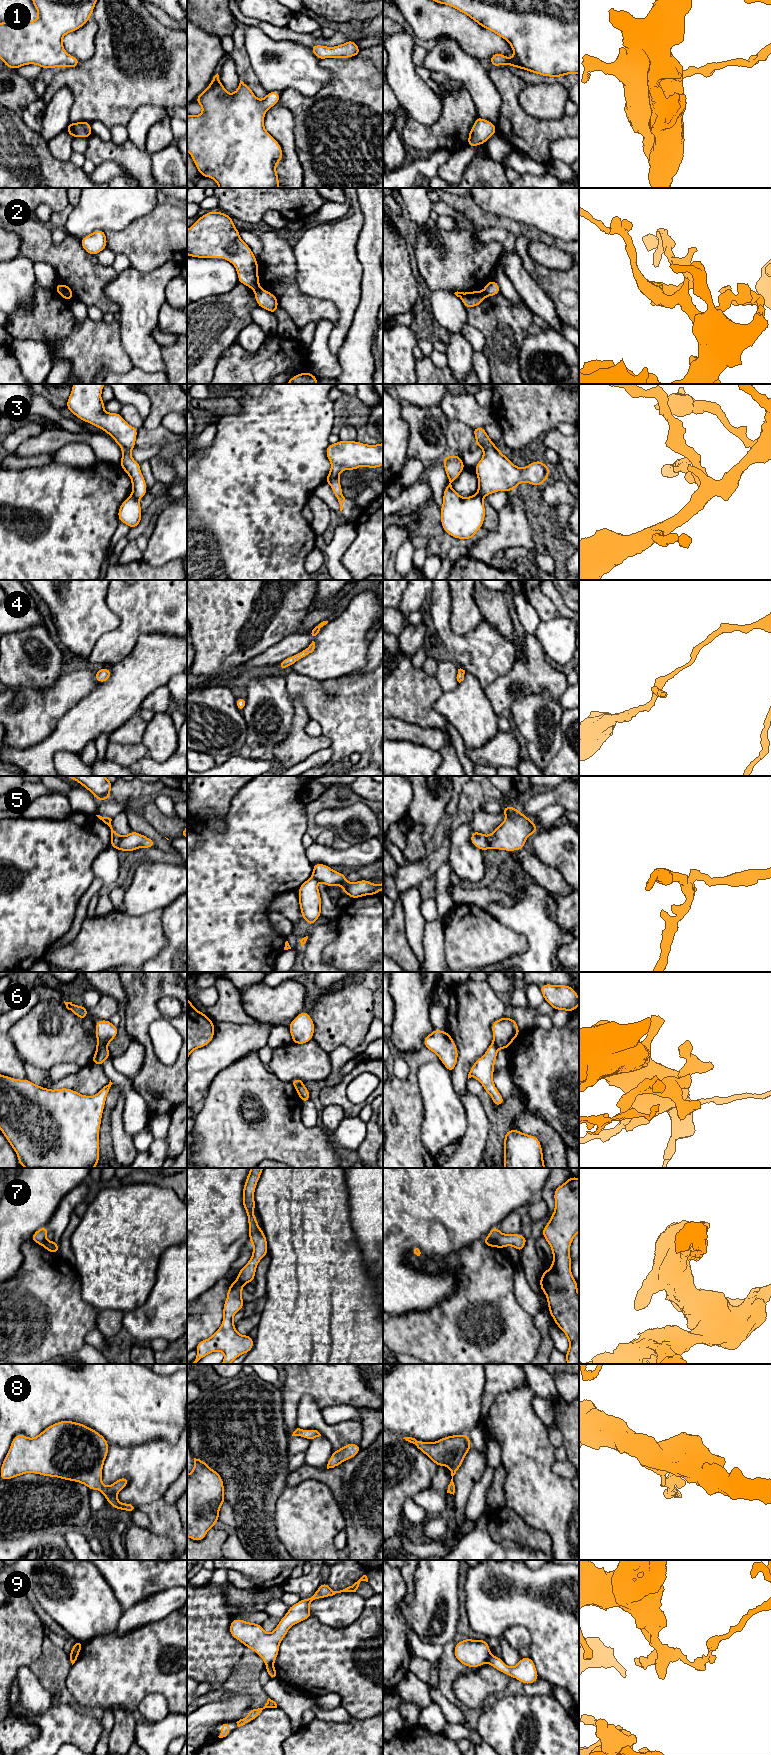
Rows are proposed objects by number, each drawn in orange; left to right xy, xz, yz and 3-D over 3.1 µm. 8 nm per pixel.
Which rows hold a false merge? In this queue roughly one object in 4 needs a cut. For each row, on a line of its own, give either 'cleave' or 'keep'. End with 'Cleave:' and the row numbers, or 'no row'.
1: keep
2: cleave
3: cleave
4: keep
5: cleave
6: cleave
7: cleave
8: keep
9: cleave
Cleave: 2, 3, 5, 6, 7, 9

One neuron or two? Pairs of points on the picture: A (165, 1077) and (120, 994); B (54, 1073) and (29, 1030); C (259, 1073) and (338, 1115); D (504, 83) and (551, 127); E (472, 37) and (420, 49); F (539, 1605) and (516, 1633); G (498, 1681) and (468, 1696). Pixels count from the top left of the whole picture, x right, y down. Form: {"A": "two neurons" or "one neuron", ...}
{"A": "two neurons", "B": "two neurons", "C": "two neurons", "D": "one neuron", "E": "two neurons", "F": "two neurons", "G": "one neuron"}

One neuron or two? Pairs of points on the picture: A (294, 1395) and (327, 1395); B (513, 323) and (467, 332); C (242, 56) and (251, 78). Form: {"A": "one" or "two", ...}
{"A": "one", "B": "two", "C": "one"}

